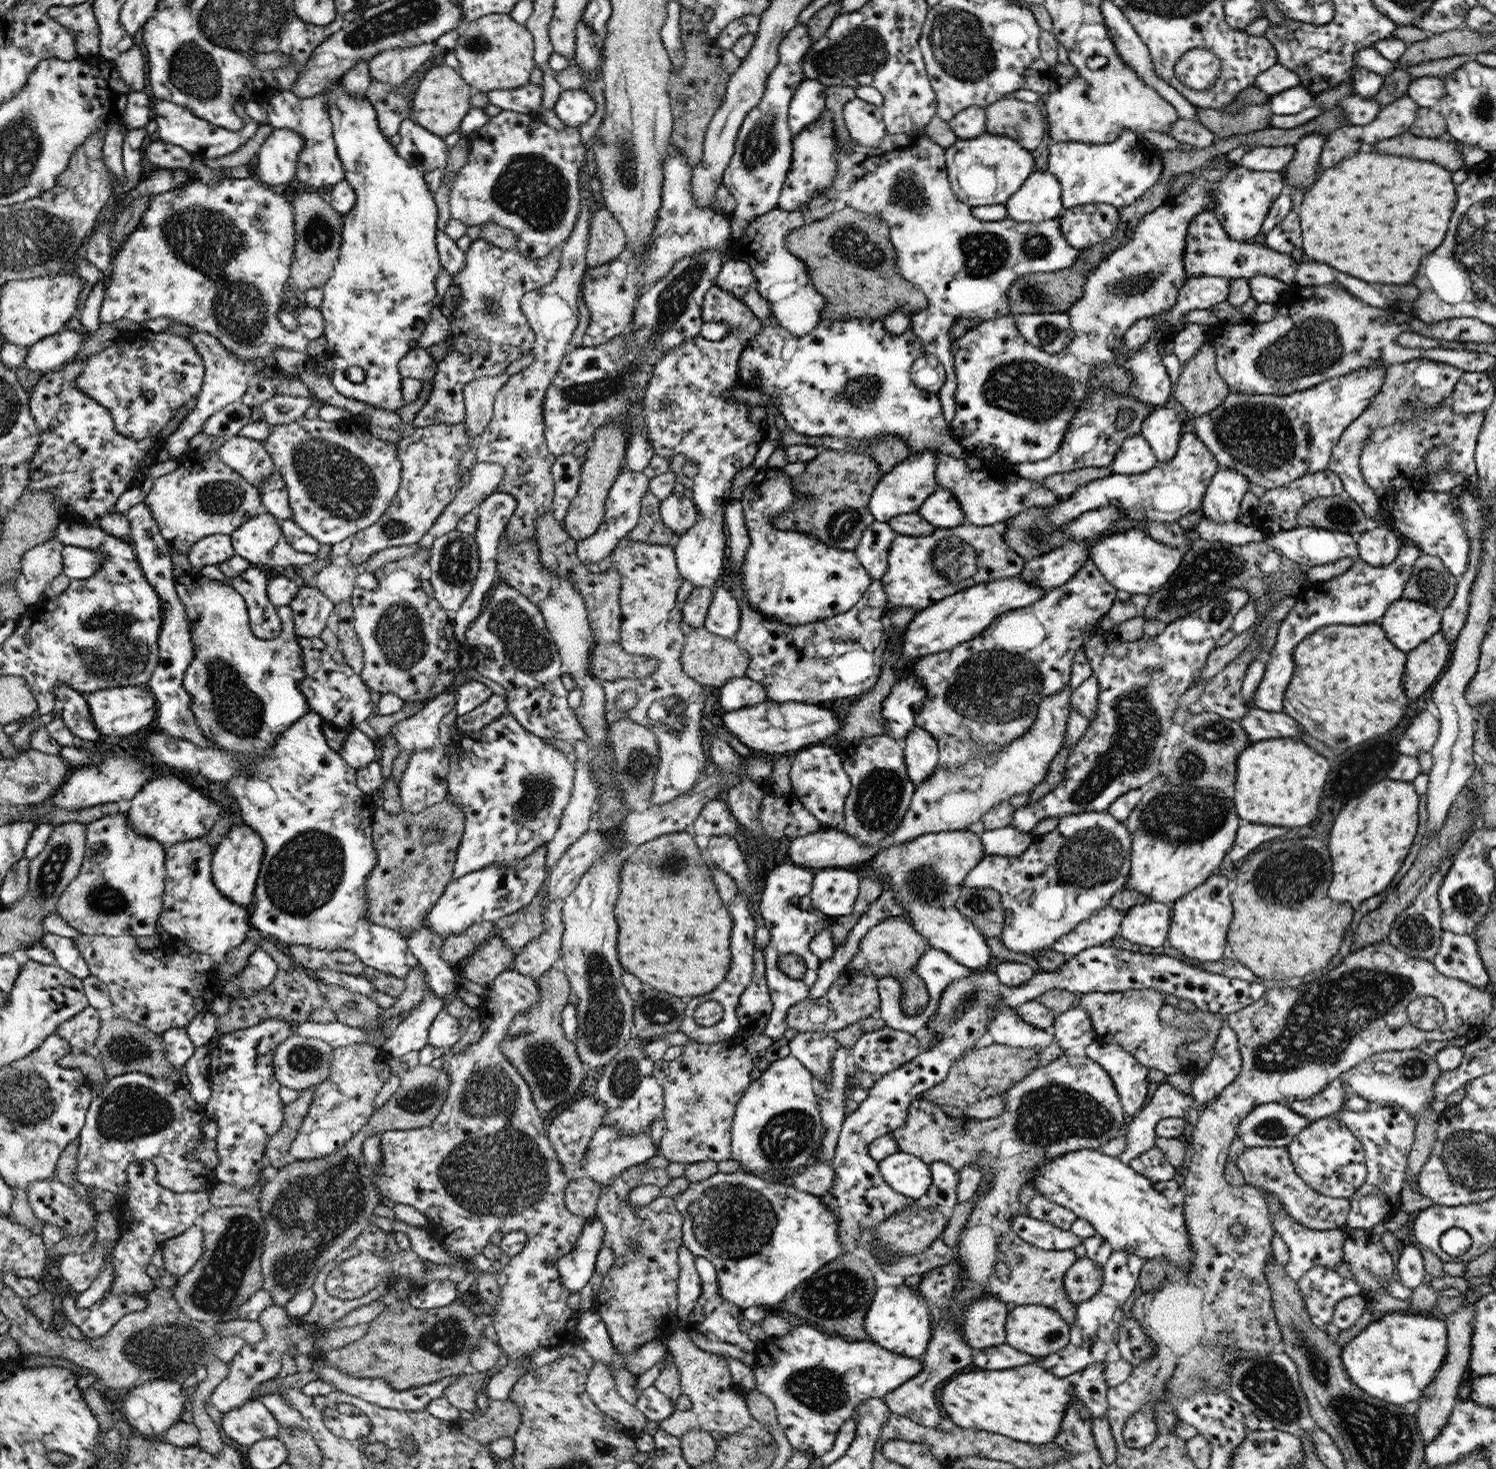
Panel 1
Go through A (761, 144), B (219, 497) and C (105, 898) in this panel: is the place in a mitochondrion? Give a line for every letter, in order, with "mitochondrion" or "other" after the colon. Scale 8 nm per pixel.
A: mitochondrion
B: mitochondrion
C: mitochondrion

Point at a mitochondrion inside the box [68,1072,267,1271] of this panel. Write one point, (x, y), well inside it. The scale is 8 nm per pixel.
(130, 1113)

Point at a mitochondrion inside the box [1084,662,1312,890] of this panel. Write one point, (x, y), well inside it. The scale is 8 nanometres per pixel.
(1178, 819)

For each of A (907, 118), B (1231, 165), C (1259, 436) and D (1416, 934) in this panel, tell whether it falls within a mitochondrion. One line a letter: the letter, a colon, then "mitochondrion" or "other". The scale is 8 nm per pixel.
A: other
B: other
C: mitochondrion
D: mitochondrion

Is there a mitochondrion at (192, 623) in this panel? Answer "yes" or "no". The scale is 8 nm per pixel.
no

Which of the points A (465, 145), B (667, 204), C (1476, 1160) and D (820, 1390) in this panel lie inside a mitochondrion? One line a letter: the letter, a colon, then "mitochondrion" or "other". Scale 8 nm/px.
A: other
B: other
C: mitochondrion
D: mitochondrion

